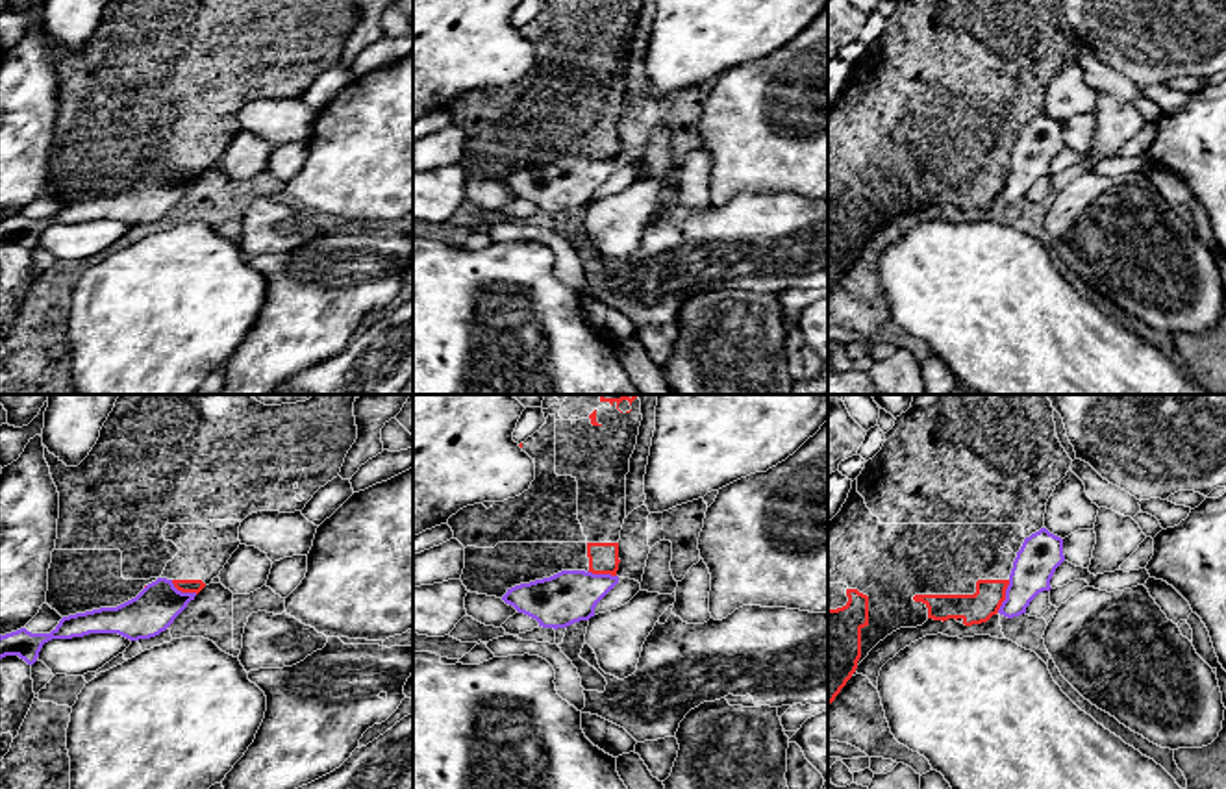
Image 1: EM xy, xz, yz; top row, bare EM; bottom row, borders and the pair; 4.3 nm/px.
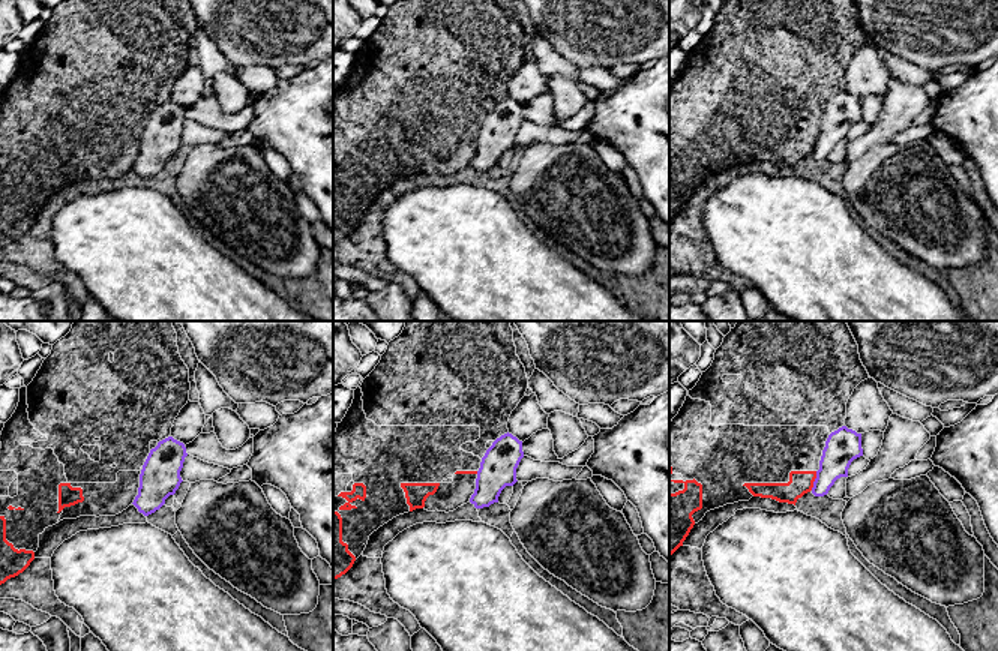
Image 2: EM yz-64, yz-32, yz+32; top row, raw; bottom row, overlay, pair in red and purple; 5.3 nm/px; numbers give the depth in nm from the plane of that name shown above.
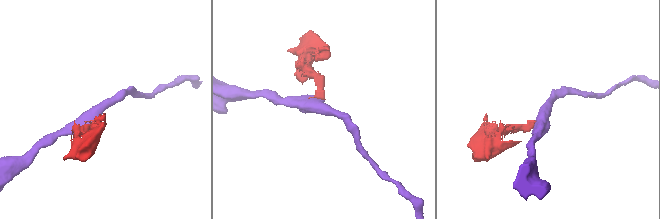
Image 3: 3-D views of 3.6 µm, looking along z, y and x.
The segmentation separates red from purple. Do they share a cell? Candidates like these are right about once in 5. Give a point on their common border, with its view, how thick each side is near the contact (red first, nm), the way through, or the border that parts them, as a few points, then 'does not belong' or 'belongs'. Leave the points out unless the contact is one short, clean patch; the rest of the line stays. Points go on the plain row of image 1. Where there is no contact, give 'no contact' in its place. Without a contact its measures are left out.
yz (1004, 182) | 130/180 nm | along yz (1010, 165), (997, 197) | does not belong

